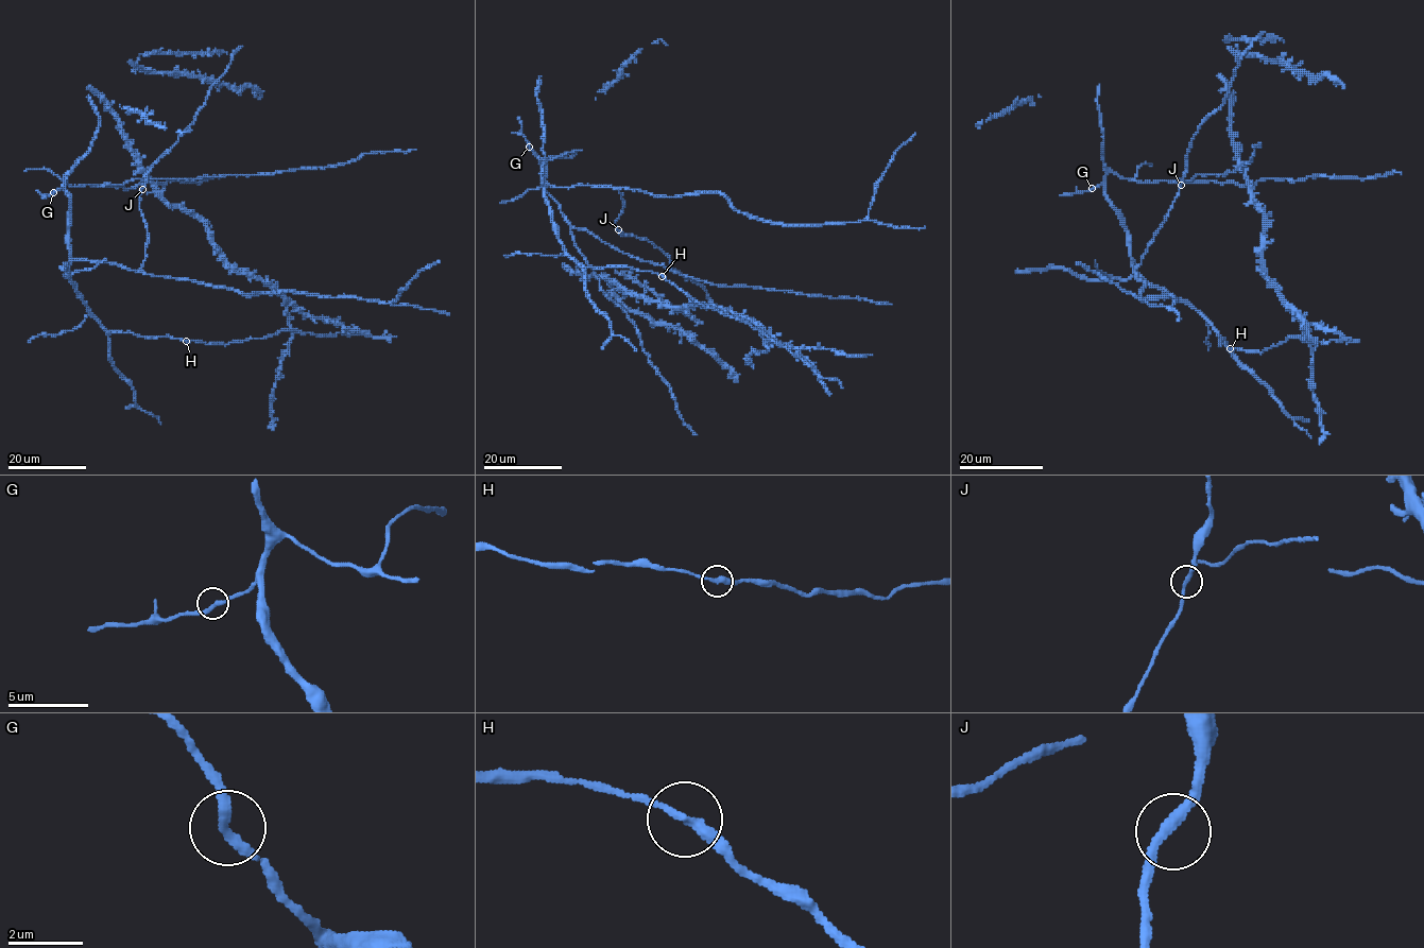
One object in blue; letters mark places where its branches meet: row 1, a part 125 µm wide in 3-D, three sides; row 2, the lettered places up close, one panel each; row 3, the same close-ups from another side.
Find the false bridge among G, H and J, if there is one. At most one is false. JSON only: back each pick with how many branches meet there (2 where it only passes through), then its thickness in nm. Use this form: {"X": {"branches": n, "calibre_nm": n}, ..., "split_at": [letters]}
{"split_at": []}

